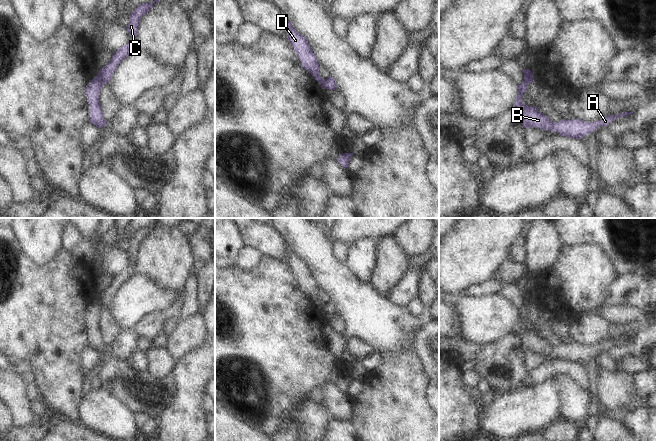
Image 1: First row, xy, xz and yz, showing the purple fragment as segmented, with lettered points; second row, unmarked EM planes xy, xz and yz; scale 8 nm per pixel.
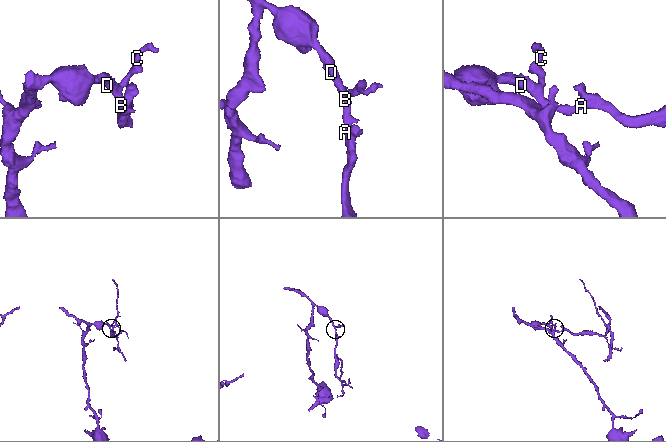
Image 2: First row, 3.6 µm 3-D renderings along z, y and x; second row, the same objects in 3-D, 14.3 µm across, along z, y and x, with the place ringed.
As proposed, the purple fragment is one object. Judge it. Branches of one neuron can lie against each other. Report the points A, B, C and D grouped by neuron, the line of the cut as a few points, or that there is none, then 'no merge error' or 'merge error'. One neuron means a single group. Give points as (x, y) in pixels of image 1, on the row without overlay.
A B D / C | xy (97, 300), (103, 308) | merge error

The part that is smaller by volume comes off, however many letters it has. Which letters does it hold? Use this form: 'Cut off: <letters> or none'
Cut off: C

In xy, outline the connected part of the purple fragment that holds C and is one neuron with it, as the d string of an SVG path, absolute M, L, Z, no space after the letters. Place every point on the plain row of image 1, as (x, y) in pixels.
M156 222L152 227L140 228L130 239L129 248L126 253L132 263L119 272L112 280L109 287L99 294L98 301L103 306L103 308L108 308L114 298L117 290L127 282L136 273L136 262L139 253L139 245L142 240L147 238L154 230L155 227L159 226L159 222Z

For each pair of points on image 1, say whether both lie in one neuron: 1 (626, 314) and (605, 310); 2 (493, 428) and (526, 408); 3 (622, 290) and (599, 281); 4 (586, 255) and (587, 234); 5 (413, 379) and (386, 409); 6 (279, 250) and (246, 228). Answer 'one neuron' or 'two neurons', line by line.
1: one neuron
2: one neuron
3: two neurons
4: two neurons
5: one neuron
6: one neuron

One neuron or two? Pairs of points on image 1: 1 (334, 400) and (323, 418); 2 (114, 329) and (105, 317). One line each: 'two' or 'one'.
1: one
2: one

